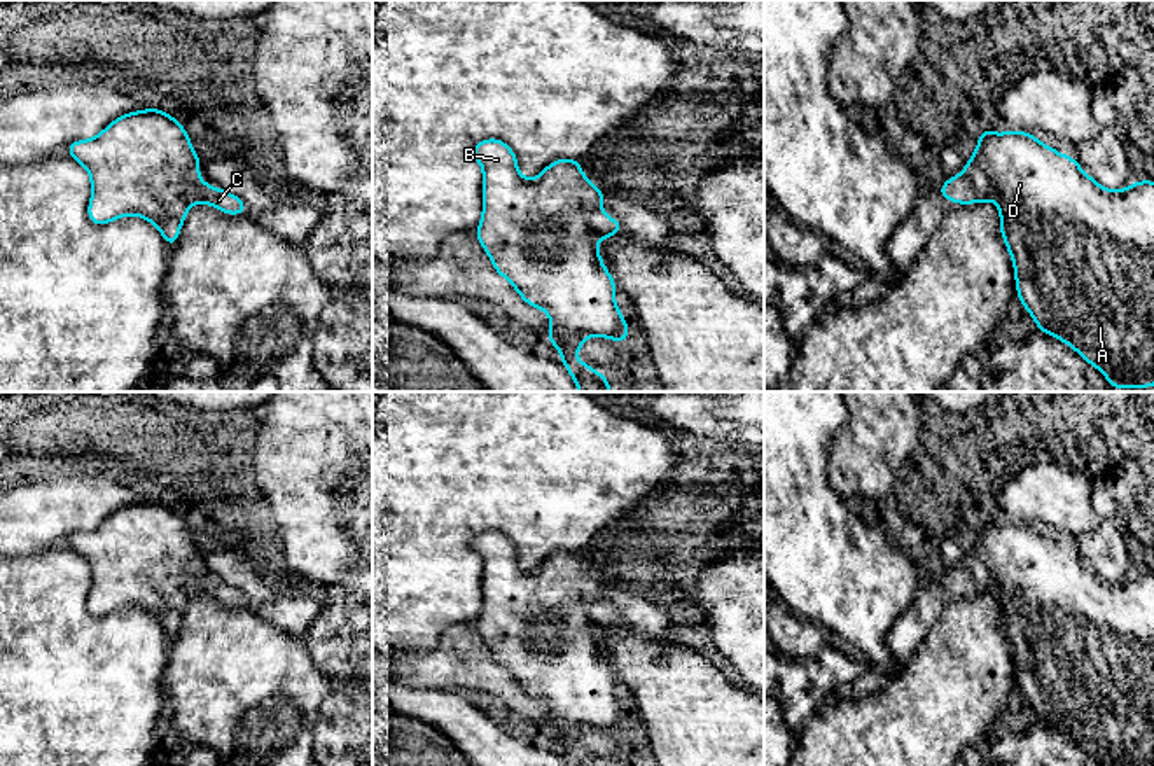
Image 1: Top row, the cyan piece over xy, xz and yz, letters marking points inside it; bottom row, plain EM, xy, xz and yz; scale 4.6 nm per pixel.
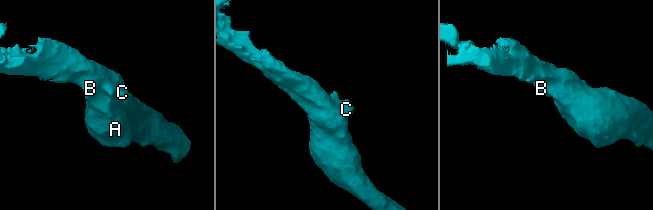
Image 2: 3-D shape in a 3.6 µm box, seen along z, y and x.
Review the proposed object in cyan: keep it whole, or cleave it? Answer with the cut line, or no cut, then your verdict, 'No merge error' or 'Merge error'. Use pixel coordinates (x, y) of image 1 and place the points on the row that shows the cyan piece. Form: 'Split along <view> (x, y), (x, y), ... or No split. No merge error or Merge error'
No split. No merge error

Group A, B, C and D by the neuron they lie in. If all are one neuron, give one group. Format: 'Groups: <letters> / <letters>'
Groups: A B C D

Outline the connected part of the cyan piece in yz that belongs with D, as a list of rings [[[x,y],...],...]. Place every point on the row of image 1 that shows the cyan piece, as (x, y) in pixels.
[[[984,128],[963,171],[946,178],[939,196],[972,205],[995,201],[1000,233],[1014,262],[1018,299],[1037,329],[1070,345],[1088,364],[1103,373],[1110,386],[1154,385],[1154,182],[1133,182],[1123,191],[1103,189],[1079,163],[1039,142],[1032,133],[1004,135]]]

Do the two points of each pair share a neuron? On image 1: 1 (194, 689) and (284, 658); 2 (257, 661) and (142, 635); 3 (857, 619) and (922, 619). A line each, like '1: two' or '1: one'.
1: one
2: two
3: two

